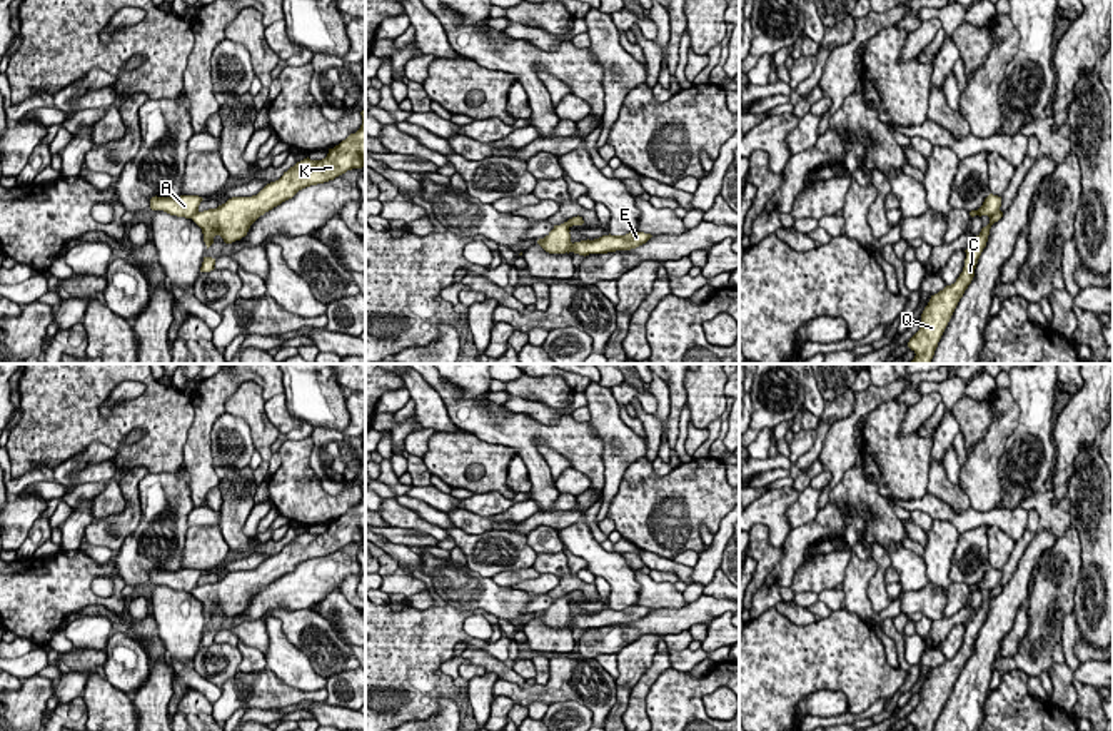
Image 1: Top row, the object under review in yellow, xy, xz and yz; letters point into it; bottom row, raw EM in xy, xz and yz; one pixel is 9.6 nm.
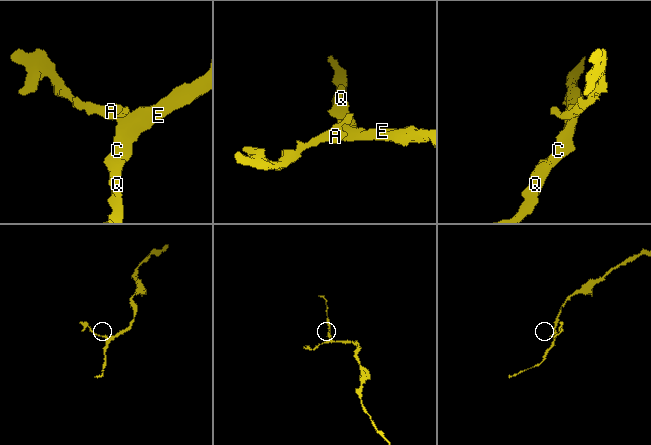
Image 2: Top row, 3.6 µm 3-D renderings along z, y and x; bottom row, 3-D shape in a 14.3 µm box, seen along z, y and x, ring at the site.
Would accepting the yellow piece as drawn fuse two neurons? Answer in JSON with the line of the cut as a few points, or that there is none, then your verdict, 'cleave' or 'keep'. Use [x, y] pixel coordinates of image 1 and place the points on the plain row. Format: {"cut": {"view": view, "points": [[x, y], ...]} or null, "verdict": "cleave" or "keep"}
{"cut": {"view": "yz", "points": [[1000, 584], [990, 591]]}, "verdict": "cleave"}

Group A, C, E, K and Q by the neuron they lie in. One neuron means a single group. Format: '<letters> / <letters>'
A / C E K Q

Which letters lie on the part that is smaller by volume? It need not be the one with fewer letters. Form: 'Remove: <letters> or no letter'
Remove: A

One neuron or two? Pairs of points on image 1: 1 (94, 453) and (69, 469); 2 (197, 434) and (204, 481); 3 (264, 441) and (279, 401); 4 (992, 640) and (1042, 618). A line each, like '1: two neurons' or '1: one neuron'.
1: one neuron
2: one neuron
3: two neurons
4: two neurons

